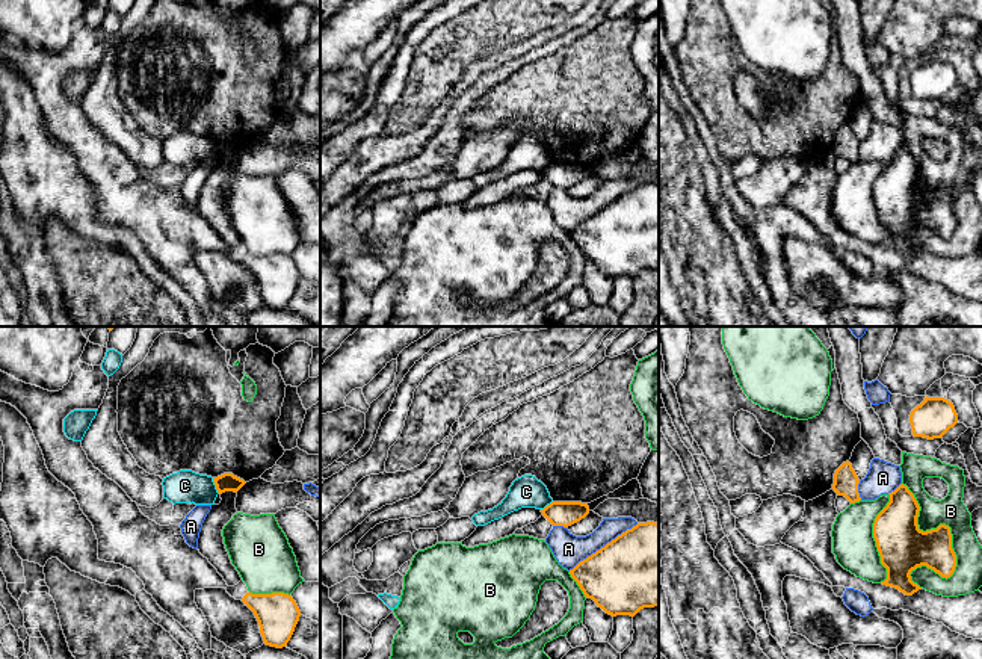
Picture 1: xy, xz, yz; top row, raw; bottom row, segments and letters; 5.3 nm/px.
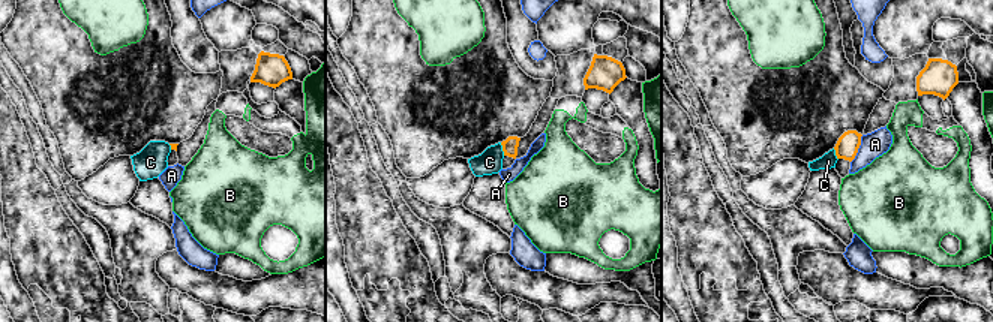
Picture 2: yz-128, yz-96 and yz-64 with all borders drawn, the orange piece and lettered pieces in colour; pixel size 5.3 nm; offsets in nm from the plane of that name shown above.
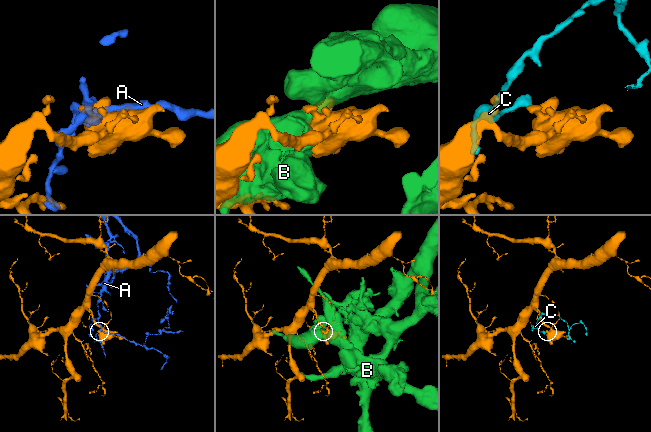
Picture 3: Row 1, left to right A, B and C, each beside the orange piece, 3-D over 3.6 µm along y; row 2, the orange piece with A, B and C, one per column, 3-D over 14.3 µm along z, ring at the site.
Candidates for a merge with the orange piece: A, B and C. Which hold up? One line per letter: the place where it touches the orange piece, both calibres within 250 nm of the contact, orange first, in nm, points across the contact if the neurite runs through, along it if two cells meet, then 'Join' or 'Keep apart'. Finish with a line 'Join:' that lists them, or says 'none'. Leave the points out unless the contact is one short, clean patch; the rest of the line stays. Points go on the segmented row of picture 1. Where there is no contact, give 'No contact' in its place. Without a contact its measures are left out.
A: Touches orange at xz (605, 546). Thickness 440 nm (orange) against 160 nm. Keep apart
B: Touches orange at yz (951, 541). Thickness 240 nm (orange) against 160 nm. Keep apart
C: Touches orange at xy (215, 484). Thickness 100 nm (orange) against 170 nm. Boundary: xy (212, 478), (219, 493). Keep apart
Join: none

